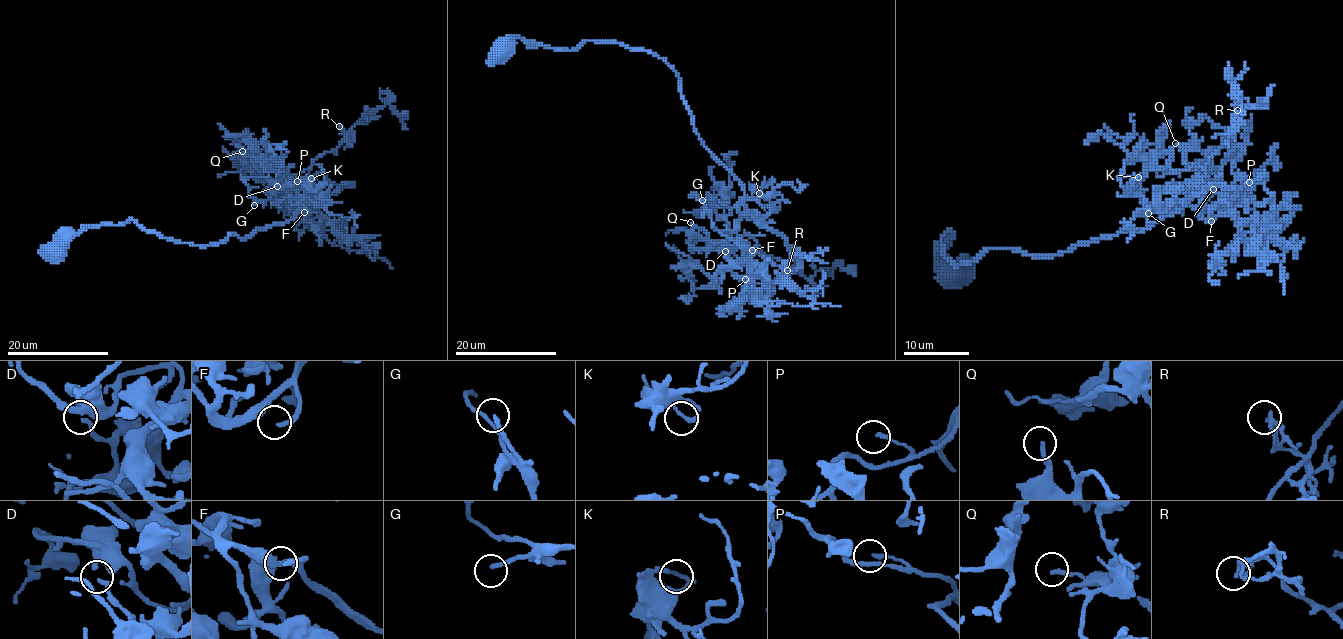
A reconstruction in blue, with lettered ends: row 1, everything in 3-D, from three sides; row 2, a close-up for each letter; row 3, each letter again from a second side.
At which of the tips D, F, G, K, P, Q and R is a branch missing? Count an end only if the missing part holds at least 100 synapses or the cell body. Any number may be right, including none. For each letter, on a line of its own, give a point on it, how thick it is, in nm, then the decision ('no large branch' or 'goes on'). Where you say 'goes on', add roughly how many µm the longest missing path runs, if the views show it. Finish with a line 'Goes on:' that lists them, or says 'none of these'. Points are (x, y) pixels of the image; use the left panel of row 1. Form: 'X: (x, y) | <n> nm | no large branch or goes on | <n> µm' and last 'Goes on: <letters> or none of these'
D: (277, 186) | 130 nm | no large branch
F: (304, 212) | 180 nm | goes on | 35 µm
G: (254, 205) | 170 nm | no large branch
K: (311, 178) | 180 nm | no large branch
P: (297, 181) | 150 nm | no large branch
Q: (242, 151) | 170 nm | no large branch
R: (339, 126) | 120 nm | no large branch
Goes on: F

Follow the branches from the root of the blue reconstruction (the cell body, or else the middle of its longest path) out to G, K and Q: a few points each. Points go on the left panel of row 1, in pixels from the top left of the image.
G: (54, 255), (89, 226), (130, 221), (218, 245), (350, 185), (297, 210), (254, 205)
K: (54, 255), (89, 226), (130, 221), (199, 246), (245, 238), (317, 200), (291, 203), (311, 178)
Q: (54, 255), (130, 221), (218, 245), (350, 186), (293, 210), (299, 176), (273, 184), (273, 164), (242, 151)

